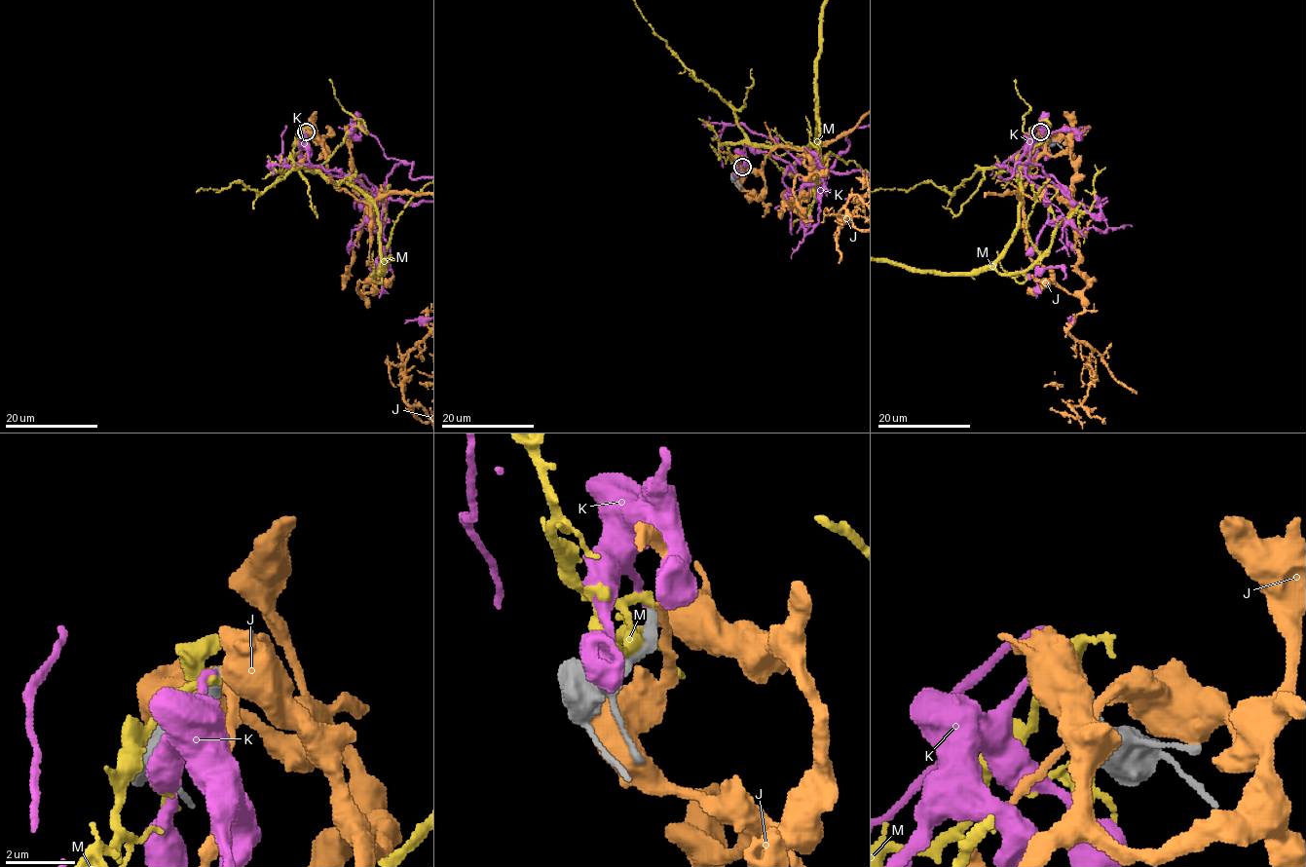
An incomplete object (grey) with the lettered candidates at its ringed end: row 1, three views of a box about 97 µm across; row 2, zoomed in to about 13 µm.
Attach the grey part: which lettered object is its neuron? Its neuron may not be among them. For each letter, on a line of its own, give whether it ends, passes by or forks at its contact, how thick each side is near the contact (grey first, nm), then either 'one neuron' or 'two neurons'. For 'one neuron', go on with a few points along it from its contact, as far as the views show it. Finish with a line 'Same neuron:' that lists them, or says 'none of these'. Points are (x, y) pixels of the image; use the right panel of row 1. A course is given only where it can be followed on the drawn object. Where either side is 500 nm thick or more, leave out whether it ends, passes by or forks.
J: 360/650 nm | two neurons
K: it ends | 340/240 nm | one neuron
M: it ends | 320/280 nm | two neurons
Same neuron: K

